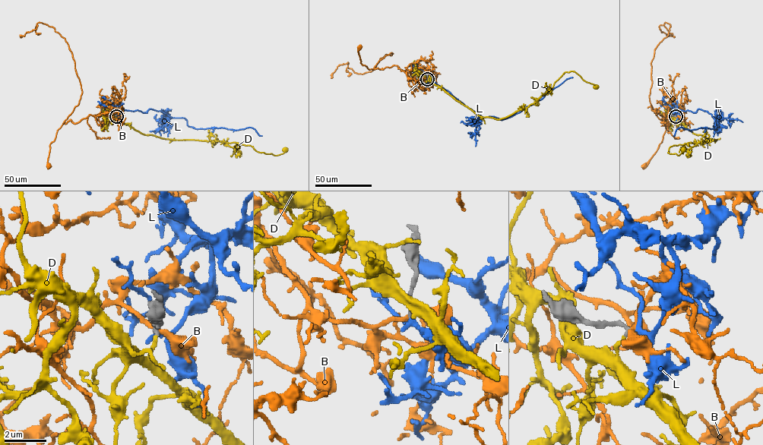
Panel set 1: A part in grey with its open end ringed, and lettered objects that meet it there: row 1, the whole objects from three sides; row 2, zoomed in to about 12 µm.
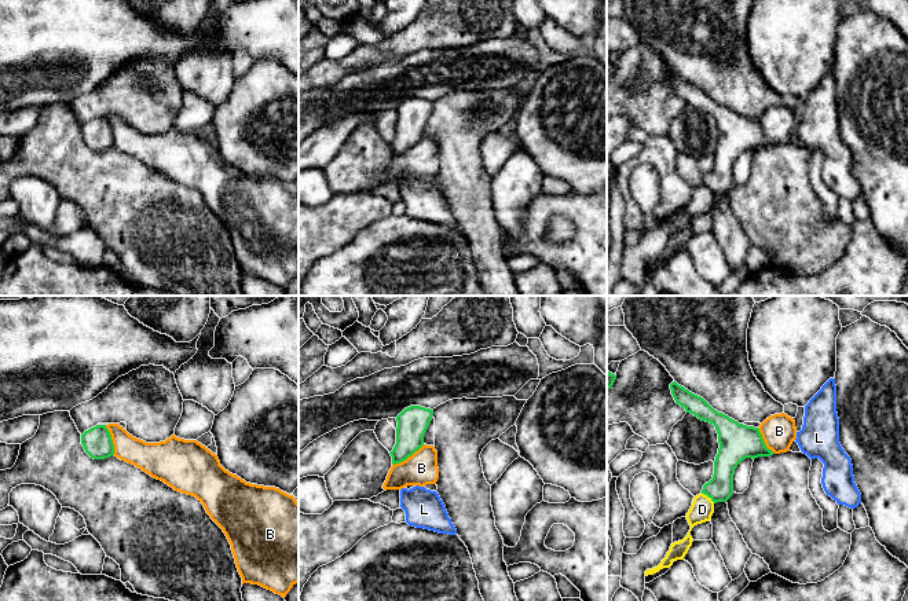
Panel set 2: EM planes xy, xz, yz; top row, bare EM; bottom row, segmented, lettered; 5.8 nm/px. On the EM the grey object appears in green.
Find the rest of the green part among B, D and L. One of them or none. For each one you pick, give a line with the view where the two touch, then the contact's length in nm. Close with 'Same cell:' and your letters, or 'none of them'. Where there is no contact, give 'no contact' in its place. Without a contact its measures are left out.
L: no contact
Same cell: L

